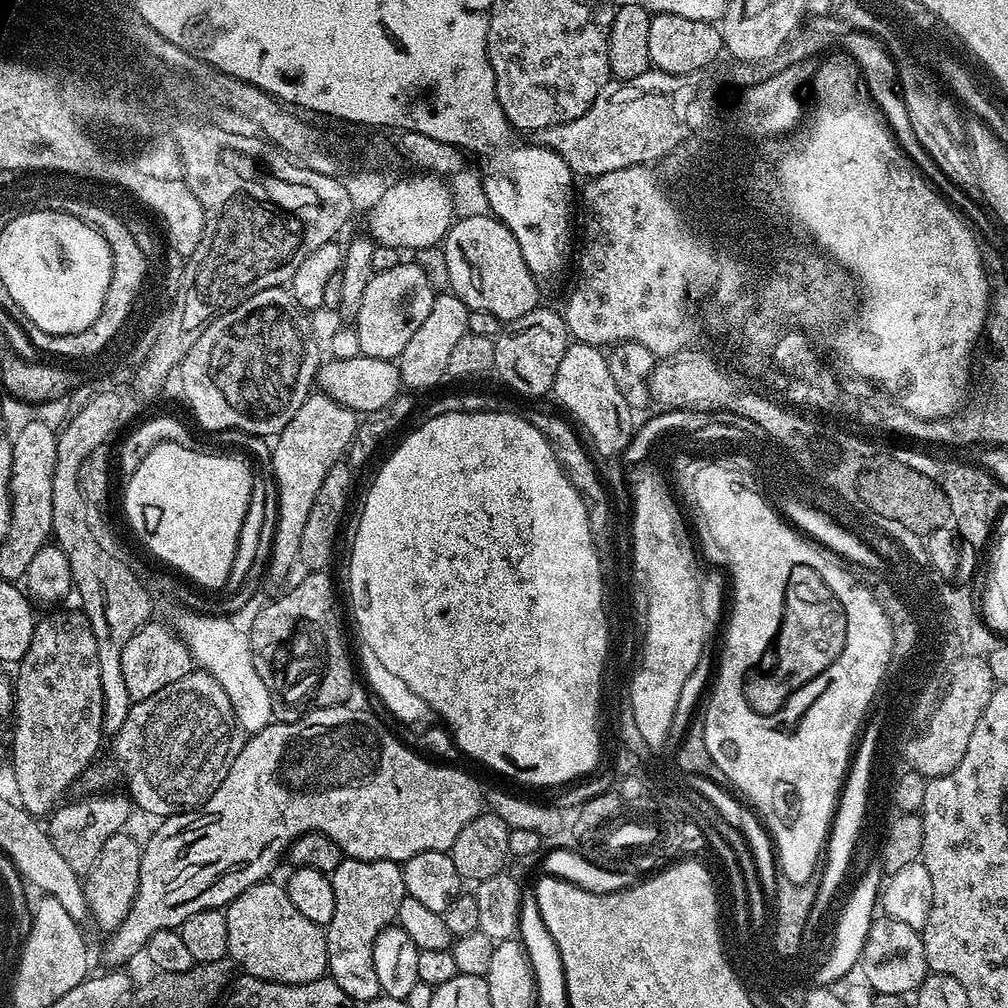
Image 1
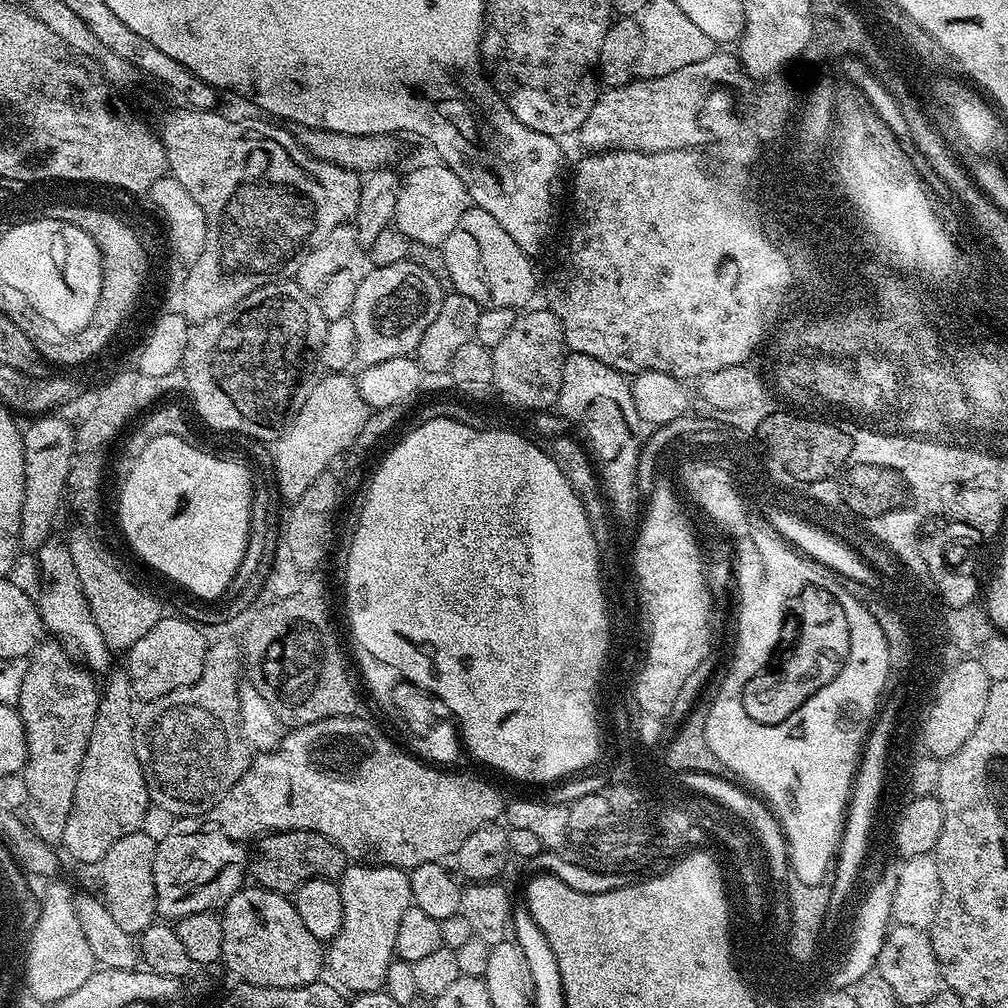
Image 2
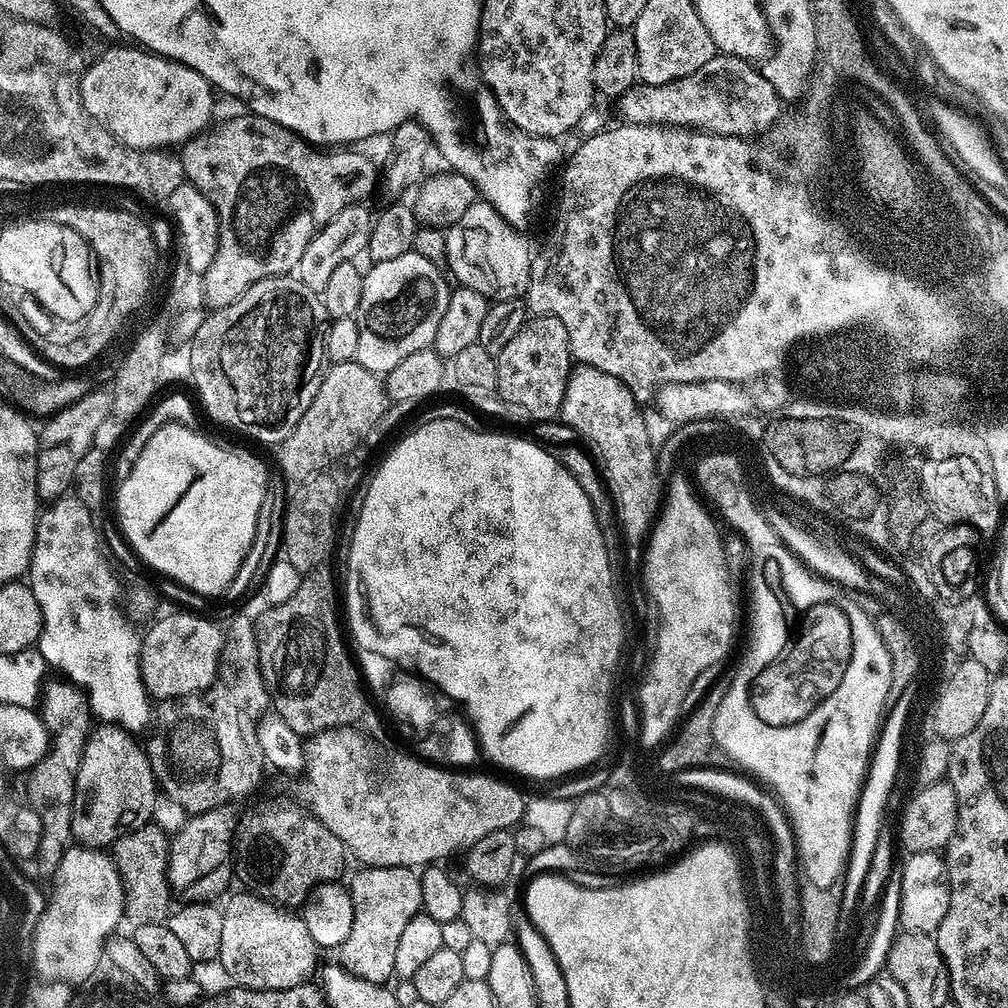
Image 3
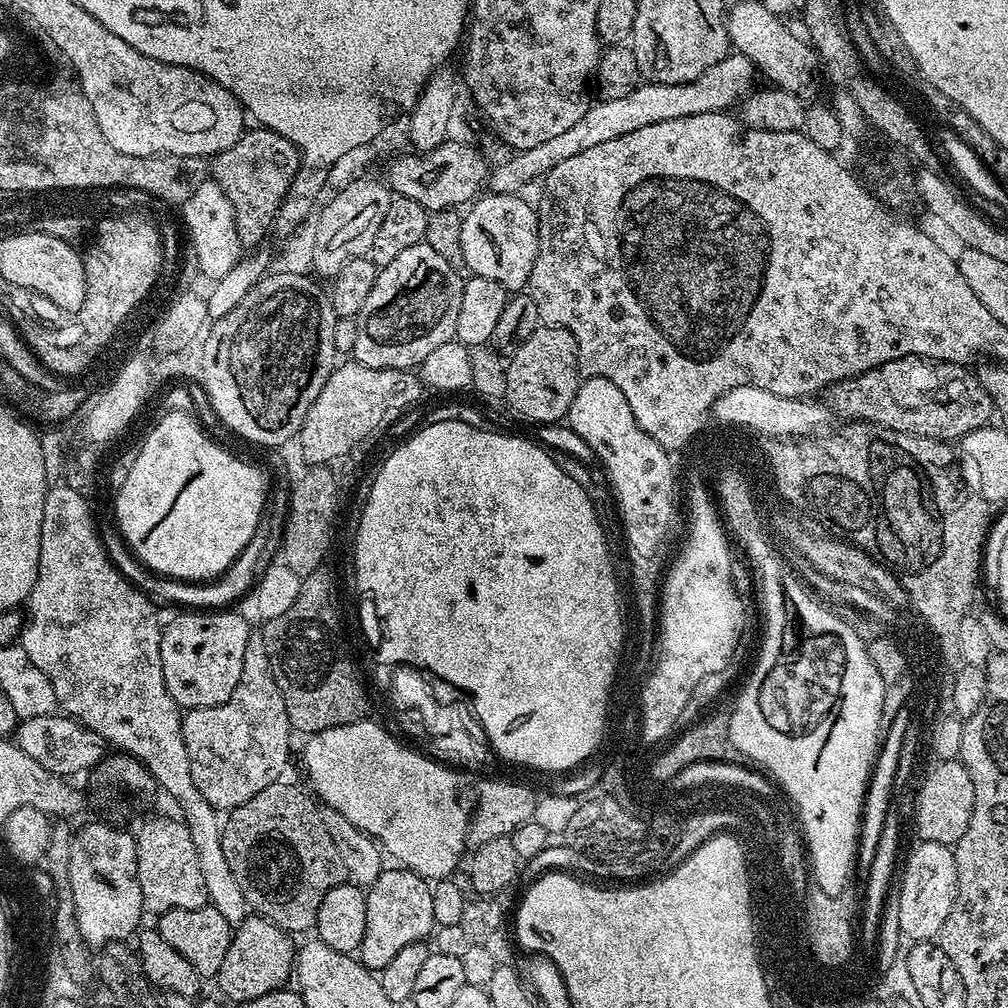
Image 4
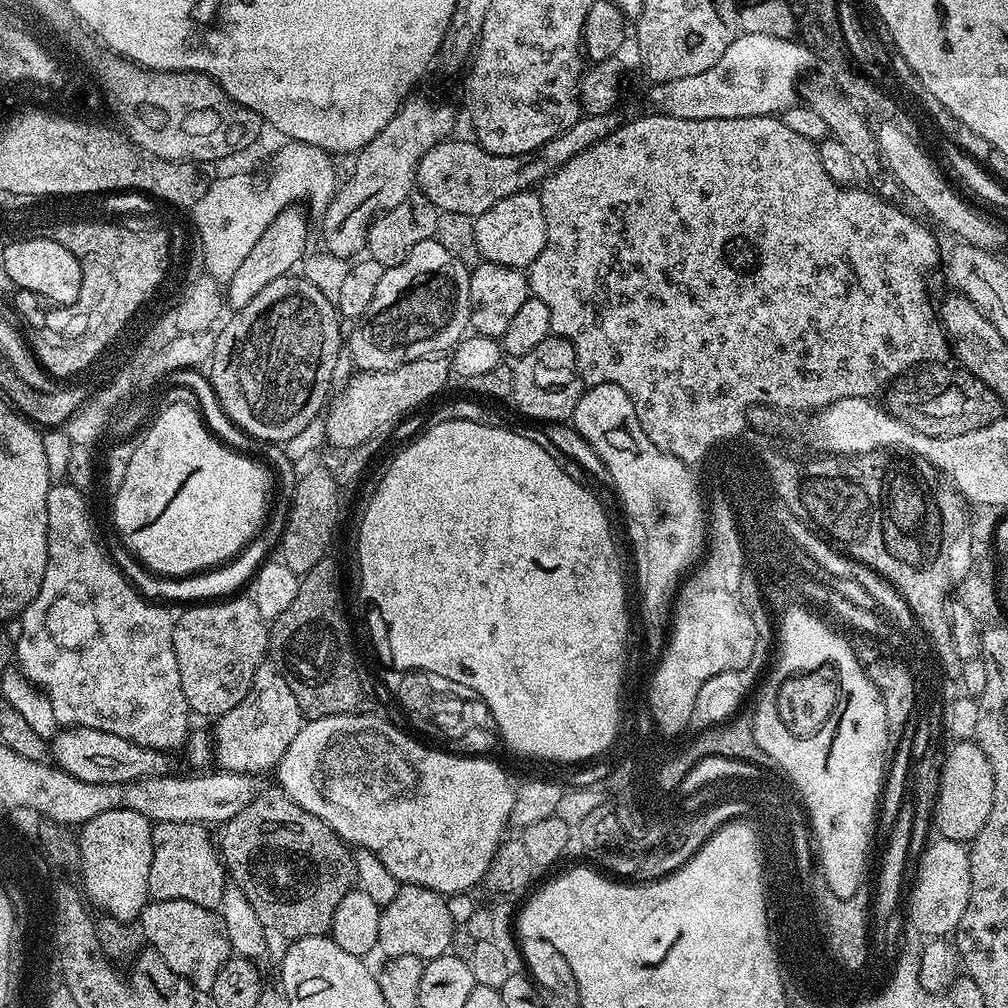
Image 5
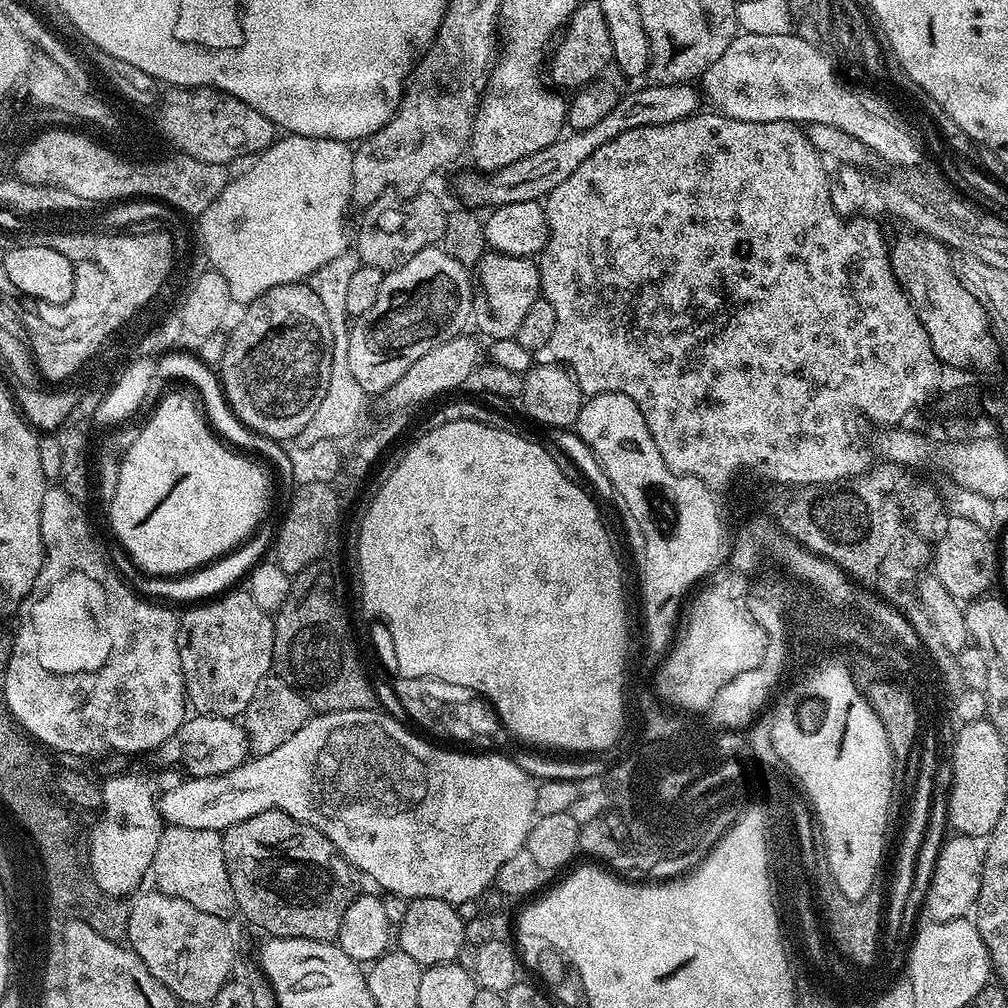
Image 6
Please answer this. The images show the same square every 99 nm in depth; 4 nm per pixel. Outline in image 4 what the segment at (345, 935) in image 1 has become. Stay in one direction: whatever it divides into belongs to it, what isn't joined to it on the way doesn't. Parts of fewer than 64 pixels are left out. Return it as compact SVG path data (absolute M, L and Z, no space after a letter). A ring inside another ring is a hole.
M385 867L366 892L366 934L362 934L358 959L369 970L384 968L402 946L427 941L437 927L432 884L408 868L391 867Z

